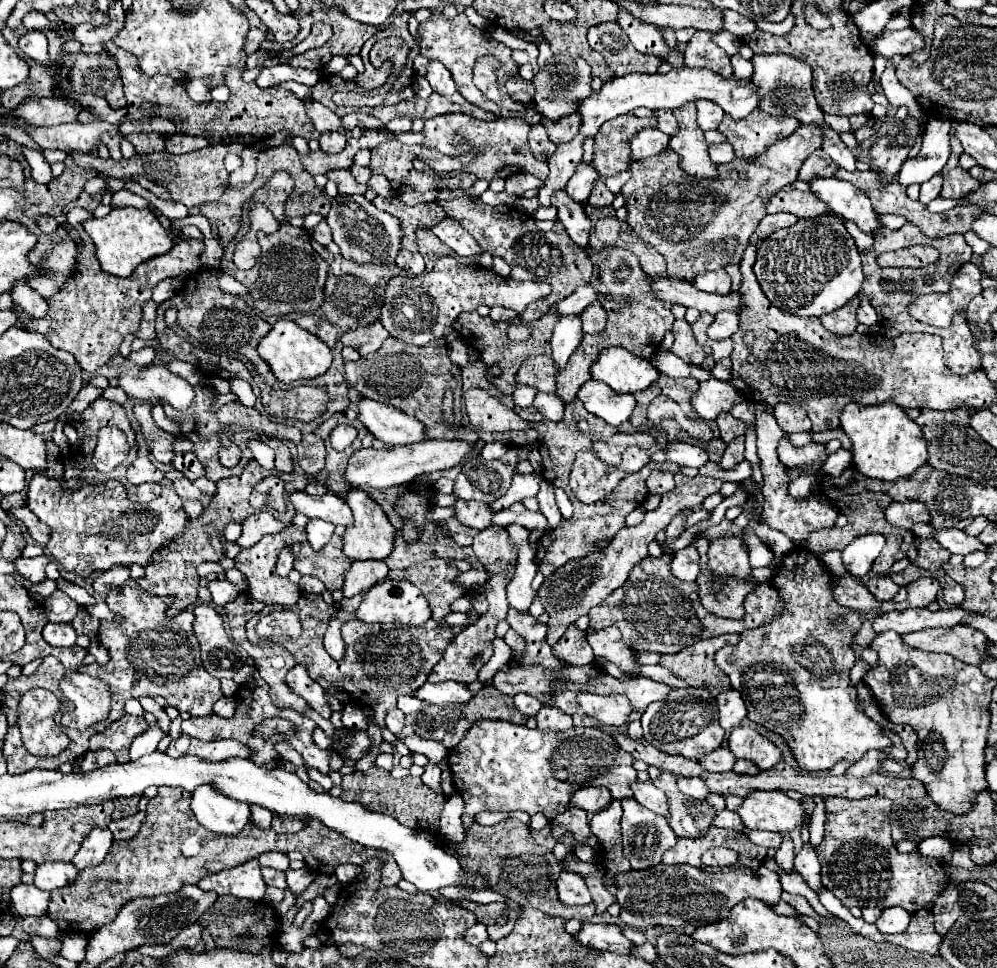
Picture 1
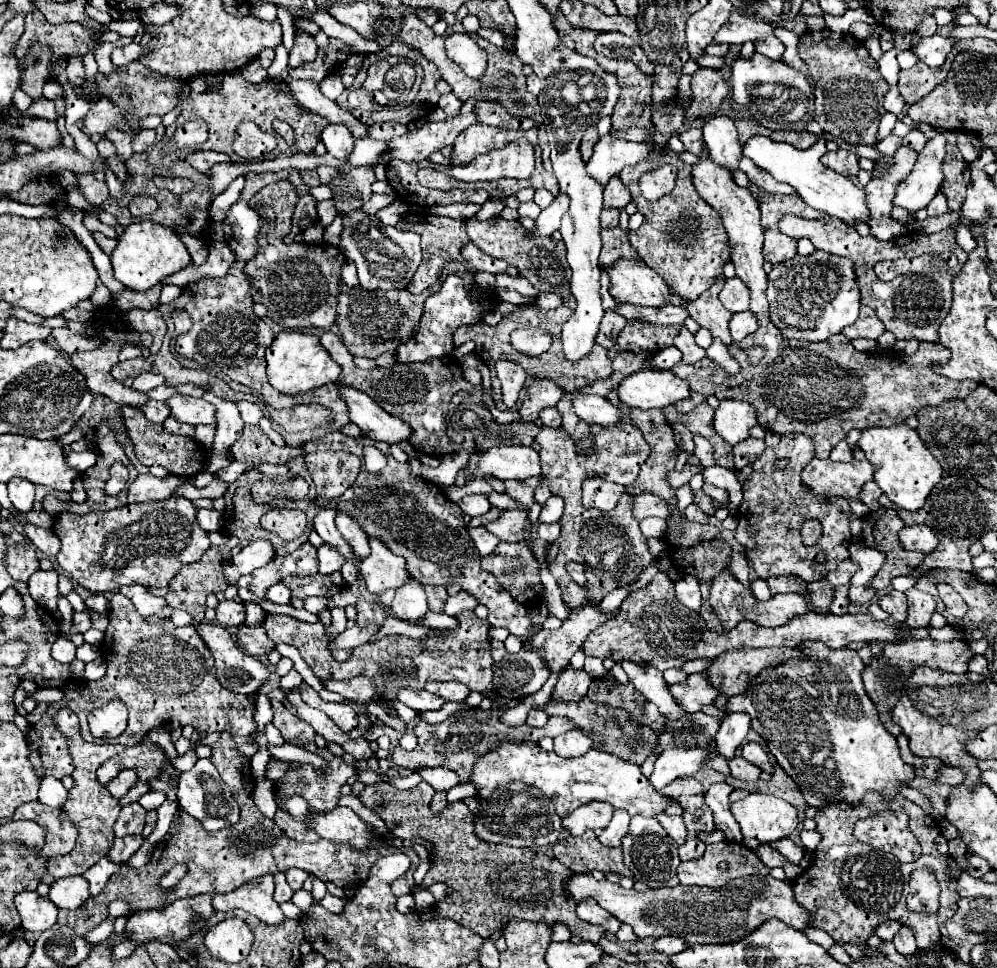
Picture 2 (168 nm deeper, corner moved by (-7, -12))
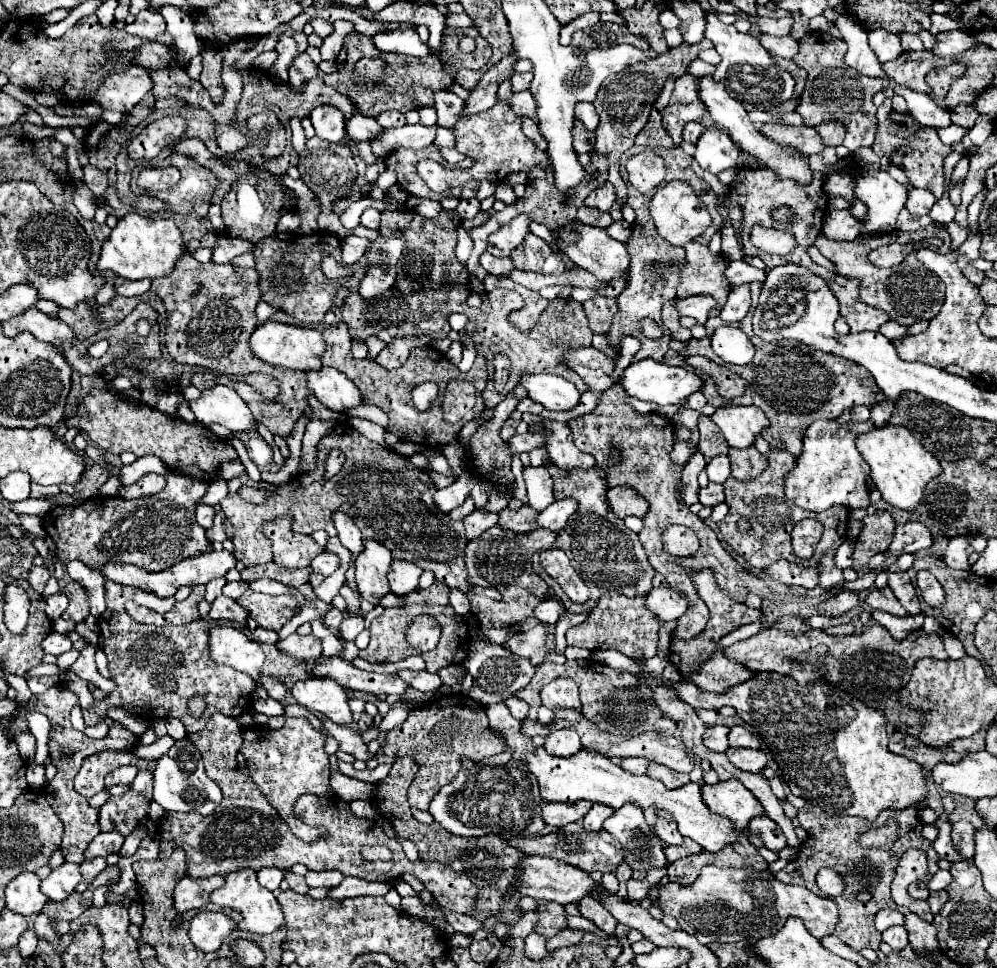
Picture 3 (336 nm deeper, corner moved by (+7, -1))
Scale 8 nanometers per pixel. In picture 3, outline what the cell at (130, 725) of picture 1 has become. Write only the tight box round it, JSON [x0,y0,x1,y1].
[76,750,158,798]

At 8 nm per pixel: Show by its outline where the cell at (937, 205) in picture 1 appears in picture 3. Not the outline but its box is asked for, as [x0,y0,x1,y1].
[952,104,978,130]

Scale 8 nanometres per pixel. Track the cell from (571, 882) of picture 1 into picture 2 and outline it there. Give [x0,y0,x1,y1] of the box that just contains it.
[576,899,620,935]

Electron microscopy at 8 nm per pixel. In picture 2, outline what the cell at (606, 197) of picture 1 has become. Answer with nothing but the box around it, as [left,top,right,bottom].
[600,209,620,229]

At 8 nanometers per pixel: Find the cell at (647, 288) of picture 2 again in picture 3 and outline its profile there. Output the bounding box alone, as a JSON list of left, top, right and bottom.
[558,222,630,284]

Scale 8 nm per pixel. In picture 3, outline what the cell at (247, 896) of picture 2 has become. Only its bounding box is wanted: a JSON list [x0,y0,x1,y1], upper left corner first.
[210,868,284,934]

